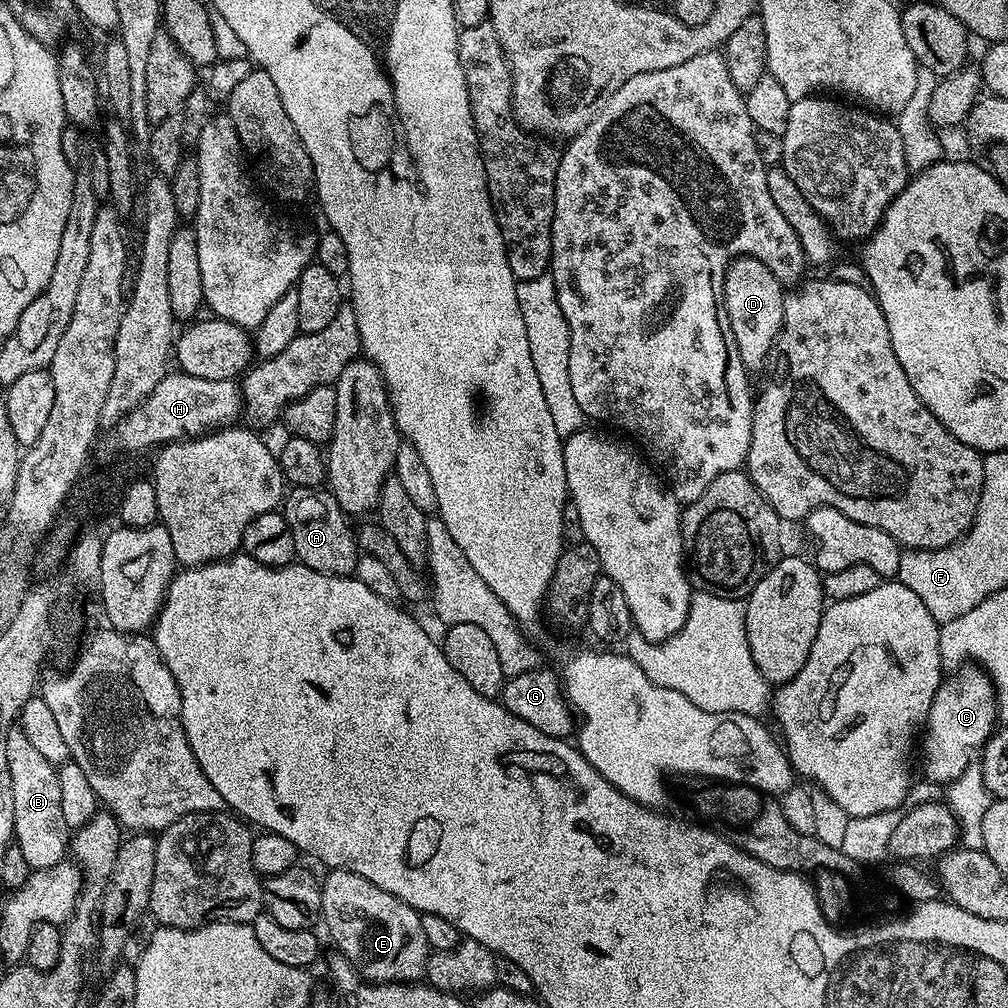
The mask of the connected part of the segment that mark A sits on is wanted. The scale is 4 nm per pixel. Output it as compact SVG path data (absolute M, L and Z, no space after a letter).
M292 488L282 501L282 511L294 534L294 554L299 563L328 575L353 575L360 555L347 515L331 491L324 488Z

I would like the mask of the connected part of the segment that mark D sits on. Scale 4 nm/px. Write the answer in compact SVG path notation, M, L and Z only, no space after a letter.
M738 256L728 265L724 275L724 305L738 354L749 373L756 374L773 355L776 339L782 330L785 295L785 285L772 273L770 266L758 262L758 258Z

